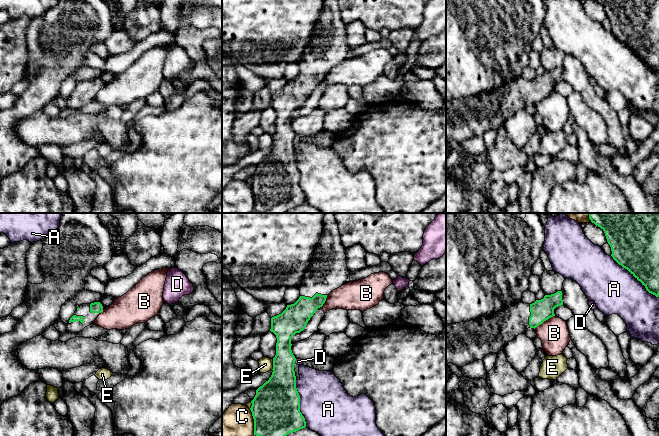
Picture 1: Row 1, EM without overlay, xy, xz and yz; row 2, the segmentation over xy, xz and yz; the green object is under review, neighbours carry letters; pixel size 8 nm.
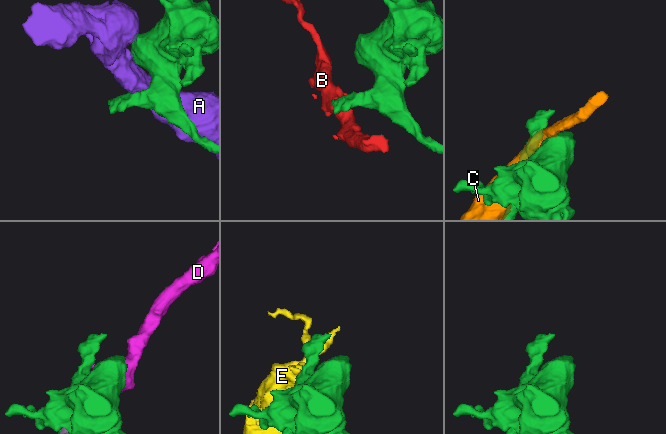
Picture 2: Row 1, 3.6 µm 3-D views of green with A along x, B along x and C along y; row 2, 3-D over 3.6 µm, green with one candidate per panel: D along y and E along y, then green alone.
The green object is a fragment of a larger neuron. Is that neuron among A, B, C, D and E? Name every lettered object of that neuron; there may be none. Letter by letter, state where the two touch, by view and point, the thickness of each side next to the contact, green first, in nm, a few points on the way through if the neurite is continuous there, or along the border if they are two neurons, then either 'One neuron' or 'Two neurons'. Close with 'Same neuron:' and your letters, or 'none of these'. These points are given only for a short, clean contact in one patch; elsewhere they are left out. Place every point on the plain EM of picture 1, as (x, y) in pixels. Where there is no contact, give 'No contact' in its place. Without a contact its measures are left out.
A: Touches green at yz (635, 53). Thickness 380 nm (green) against 380 nm. Two neurons
B: Touches green at yz (544, 96). Thickness 180 nm (green) against 240 nm. Two neurons
C: Touches green at xz (254, 198). Thickness 380 nm (green) against 360 nm. Two neurons
D: Touches green at xz (295, 136). Thickness 240 nm (green) against 50 nm. Two neurons
E: Touches green at xz (273, 140). Thickness 300 nm (green) against 110 nm. Two neurons
Same neuron: none of these

